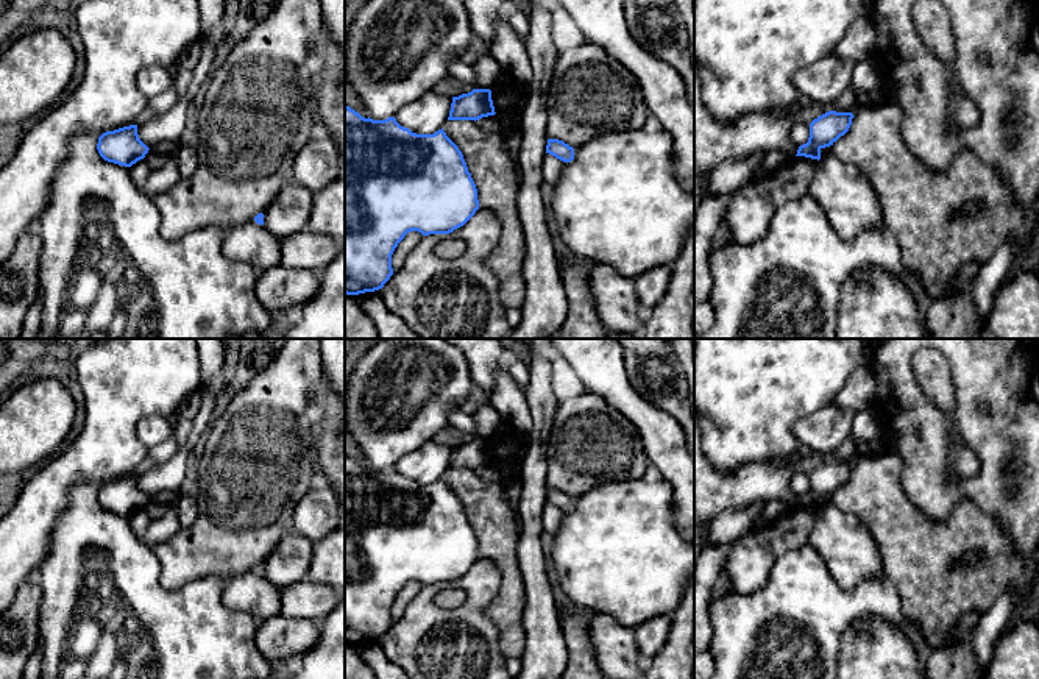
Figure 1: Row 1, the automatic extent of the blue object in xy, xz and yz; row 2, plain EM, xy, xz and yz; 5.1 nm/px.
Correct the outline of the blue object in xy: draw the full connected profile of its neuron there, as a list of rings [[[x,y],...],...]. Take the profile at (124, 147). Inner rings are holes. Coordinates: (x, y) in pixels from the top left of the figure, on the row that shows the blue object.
[[[129,125],[103,133],[97,150],[105,161],[131,167],[144,159],[150,148],[139,139],[137,125]]]

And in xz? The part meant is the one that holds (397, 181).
[[[345,105],[345,293],[359,295],[365,292],[374,292],[384,287],[384,284],[393,275],[392,254],[404,236],[410,231],[418,231],[423,236],[429,234],[449,234],[454,229],[463,226],[479,209],[477,189],[468,172],[459,147],[441,130],[434,134],[417,134],[409,128],[401,126],[395,117],[385,120],[365,119],[354,109]]]

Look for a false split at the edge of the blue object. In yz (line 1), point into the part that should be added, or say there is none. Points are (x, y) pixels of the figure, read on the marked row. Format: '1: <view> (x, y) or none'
1: none

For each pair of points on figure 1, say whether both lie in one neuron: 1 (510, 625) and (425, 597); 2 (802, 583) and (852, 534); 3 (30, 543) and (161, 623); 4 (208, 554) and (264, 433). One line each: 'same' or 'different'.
1: different
2: different
3: different
4: same

